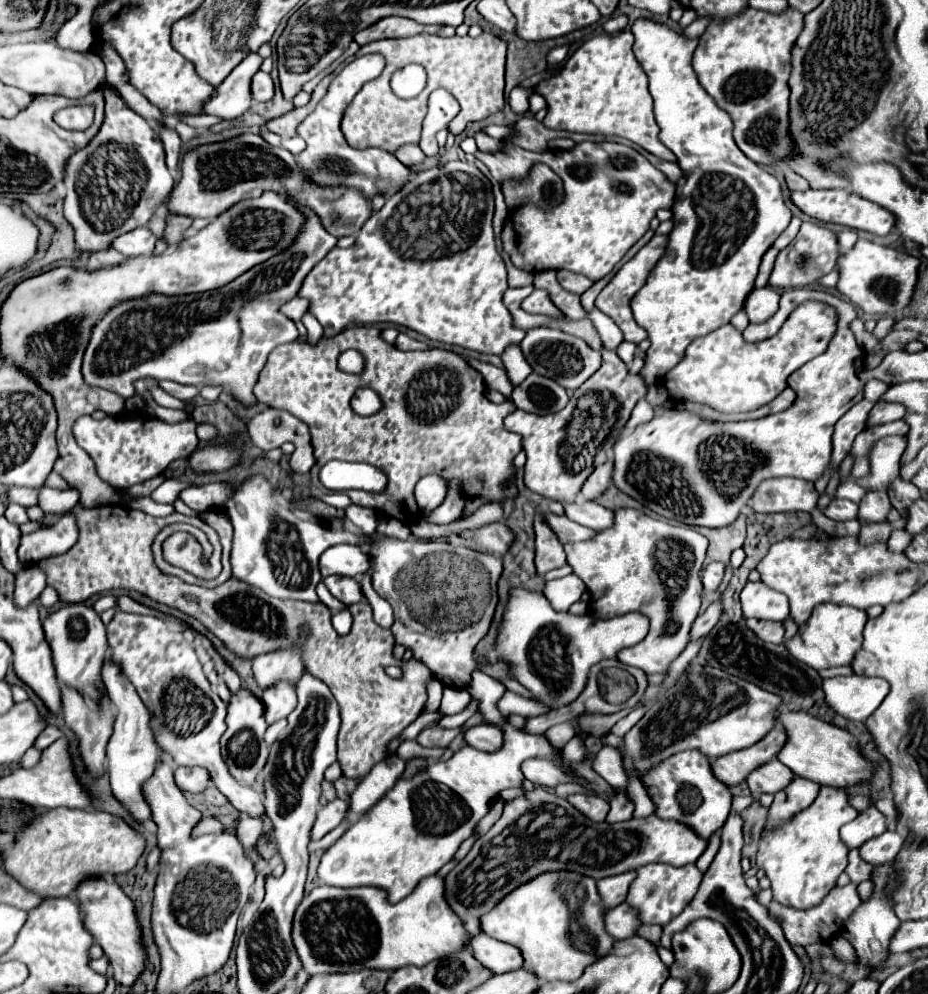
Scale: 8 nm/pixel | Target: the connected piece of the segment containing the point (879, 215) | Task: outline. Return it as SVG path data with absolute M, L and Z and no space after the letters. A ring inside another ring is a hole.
M807 189L807 191L795 191L791 193L793 203L807 215L825 221L825 223L839 223L851 229L863 229L873 235L887 235L895 225L895 215L883 207L879 207L873 201L867 201L863 197L857 197L853 191L847 189Z

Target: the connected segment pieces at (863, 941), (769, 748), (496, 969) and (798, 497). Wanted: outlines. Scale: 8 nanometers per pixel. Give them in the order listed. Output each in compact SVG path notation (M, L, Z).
M893 863L879 865L875 869L875 873L873 873L873 883L875 883L873 897L867 903L861 903L861 907L847 919L847 925L845 925L845 939L853 945L855 955L857 955L855 963L865 967L865 969L877 969L879 965L883 965L887 961L891 937L901 927L901 921L895 917L895 913L891 909L891 903L887 901L887 895L885 895L885 887L887 887L887 877L891 873L891 865Z
M775 727L771 733L767 733L761 741L757 741L755 745L743 749L743 751L733 751L729 755L723 755L719 759L713 761L713 773L715 777L719 777L719 781L723 781L725 785L739 785L741 781L745 781L745 777L761 767L763 763L769 763L773 757L777 757L777 753L781 751L781 745L785 743L787 733L783 727Z
M477 935L473 937L471 951L475 959L479 959L487 969L493 973L507 973L523 967L523 955L519 949L515 949L509 943L497 941L489 935Z
M795 477L765 479L753 495L753 509L757 513L787 513L807 511L817 507L819 493L811 481Z

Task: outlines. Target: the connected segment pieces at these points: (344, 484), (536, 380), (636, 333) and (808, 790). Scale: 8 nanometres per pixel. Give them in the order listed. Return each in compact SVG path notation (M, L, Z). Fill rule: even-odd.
M329 461L321 473L321 483L331 491L363 489L369 493L383 493L387 487L387 475L383 469L369 463Z
M531 373L519 387L513 389L511 399L523 411L547 415L547 413L561 411L567 405L569 395L553 379Z
M655 235L645 247L639 249L639 253L637 253L631 261L627 261L627 263L617 271L617 275L605 285L605 289L603 289L603 291L599 293L599 297L597 297L597 309L601 309L605 315L609 315L609 317L617 323L617 327L623 331L625 341L639 343L639 341L647 339L645 329L635 323L629 303L631 303L633 295L645 285L645 279L647 279L649 273L655 269L655 265L657 265L657 261L663 257L665 249L667 249L667 235Z
M795 777L785 789L775 793L775 801L769 807L767 827L781 825L783 821L791 819L797 811L811 805L815 801L817 793L819 793L817 783L813 783L809 779L803 779L803 777Z

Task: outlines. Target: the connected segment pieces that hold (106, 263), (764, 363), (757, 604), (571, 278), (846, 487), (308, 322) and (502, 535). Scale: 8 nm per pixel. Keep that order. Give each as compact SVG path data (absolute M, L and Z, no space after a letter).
M109 249L109 251L103 251L103 253L95 253L87 265L89 267L113 267L113 265L119 265L123 263L127 257L115 249Z
M805 301L799 305L781 331L765 341L748 343L743 341L735 327L719 327L717 331L695 339L687 347L683 361L663 377L663 387L667 389L669 399L689 399L711 405L719 411L753 411L775 399L787 387L787 377L795 369L821 355L835 329L835 311L817 301Z
M747 583L741 591L743 617L765 621L783 621L789 615L787 597L763 583Z
M559 271L557 277L559 277L559 283L563 285L563 289L567 289L567 291L571 291L571 293L575 293L575 295L585 293L585 291L593 285L593 281L587 279L585 275L571 273L571 271Z
M841 483L839 489L835 491L835 497L839 497L839 499L851 499L851 501L859 503L865 497L865 493L867 493L867 489L863 489L857 483Z
M305 313L303 315L303 325L307 327L307 343L315 343L317 345L317 341L323 337L323 329L321 329L321 325L319 325L319 321L315 321L313 317L311 317L311 313Z
M489 523L485 527L479 527L473 537L463 535L467 545L477 551L489 551L495 555L501 555L507 551L507 545L511 545L511 531L505 529L503 523Z

